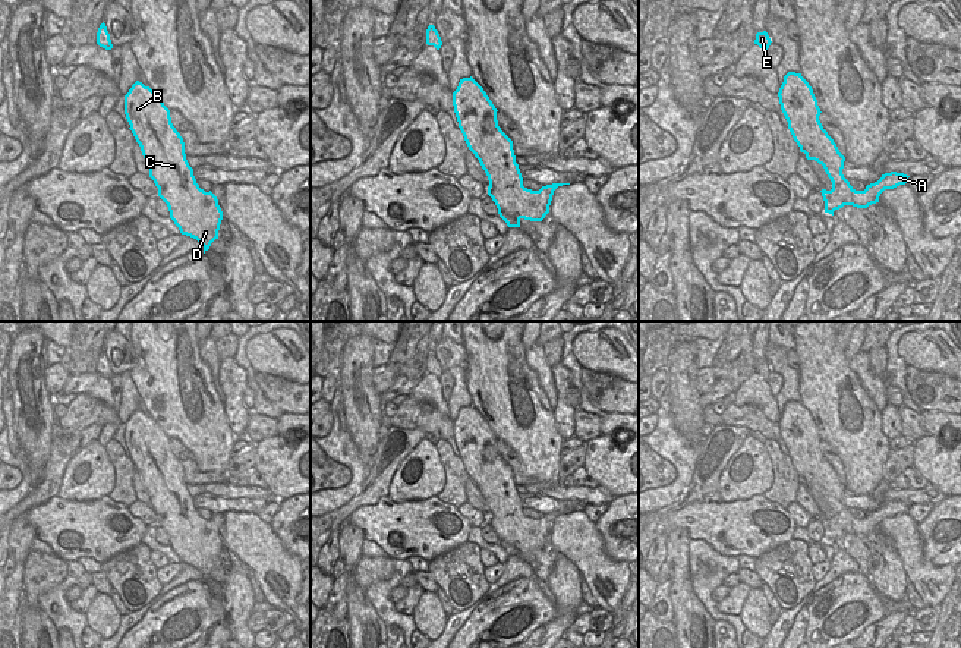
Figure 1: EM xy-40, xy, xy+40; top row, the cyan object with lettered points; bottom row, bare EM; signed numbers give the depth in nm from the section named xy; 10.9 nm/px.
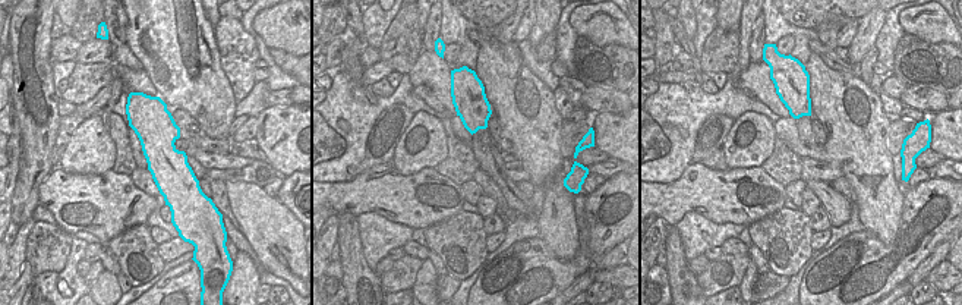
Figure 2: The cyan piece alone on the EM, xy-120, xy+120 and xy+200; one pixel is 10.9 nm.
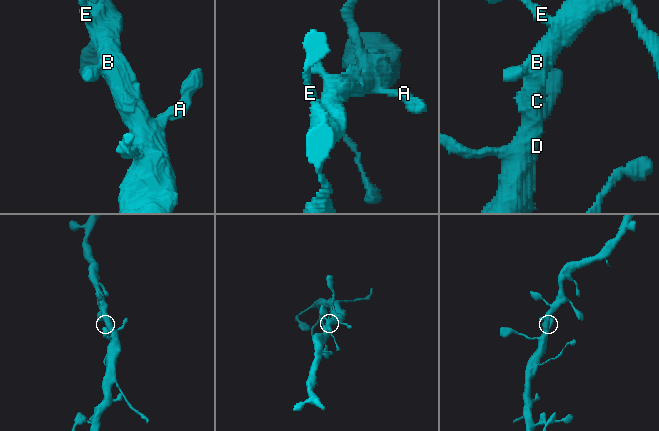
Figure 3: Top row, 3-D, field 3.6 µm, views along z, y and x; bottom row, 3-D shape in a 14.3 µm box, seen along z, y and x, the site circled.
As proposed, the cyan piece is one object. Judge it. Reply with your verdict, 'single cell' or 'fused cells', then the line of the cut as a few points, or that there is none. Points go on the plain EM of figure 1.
single cell | no cut

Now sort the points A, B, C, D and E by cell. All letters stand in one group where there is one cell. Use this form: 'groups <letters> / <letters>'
groups A B C D E

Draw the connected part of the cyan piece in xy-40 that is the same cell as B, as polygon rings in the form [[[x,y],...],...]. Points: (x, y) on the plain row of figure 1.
[[[136,409],[125,424],[125,443],[170,547],[182,563],[196,567],[205,582],[218,567],[223,540],[217,525],[196,512],[170,438],[149,415]]]

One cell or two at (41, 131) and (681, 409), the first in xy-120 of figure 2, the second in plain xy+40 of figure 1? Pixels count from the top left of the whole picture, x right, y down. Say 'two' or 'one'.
one

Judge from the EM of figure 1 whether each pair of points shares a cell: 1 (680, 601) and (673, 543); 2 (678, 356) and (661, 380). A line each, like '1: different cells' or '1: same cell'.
1: same cell
2: different cells

